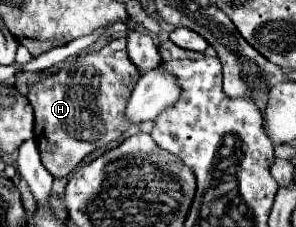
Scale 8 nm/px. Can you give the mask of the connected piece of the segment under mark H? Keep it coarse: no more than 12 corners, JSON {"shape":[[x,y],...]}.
{"shape":[[127,39],[31,87],[53,177],[119,145],[139,77]]}

